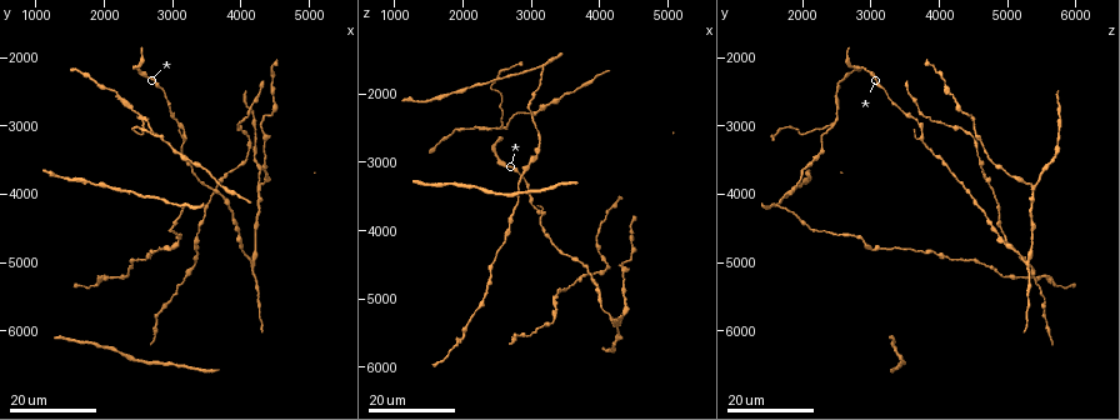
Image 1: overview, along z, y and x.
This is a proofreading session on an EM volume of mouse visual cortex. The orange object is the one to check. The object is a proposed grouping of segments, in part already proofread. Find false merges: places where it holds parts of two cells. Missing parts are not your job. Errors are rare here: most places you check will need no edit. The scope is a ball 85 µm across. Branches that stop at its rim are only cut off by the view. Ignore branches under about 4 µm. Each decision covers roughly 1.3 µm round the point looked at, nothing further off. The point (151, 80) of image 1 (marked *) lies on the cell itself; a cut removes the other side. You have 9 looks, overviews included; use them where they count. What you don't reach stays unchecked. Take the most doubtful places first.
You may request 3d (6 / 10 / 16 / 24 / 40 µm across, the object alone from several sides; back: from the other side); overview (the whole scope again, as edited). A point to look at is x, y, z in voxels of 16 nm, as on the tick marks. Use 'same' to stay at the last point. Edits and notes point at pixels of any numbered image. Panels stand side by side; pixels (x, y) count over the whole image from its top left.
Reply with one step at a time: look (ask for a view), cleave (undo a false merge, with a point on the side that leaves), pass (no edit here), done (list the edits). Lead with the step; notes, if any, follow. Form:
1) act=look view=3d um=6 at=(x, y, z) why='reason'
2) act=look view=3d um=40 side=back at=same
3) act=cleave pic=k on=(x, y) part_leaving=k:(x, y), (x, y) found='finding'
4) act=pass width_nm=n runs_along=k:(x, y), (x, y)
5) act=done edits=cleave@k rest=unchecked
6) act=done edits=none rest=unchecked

act=look view=3d um=24 at=(3800, 4000, 1800)

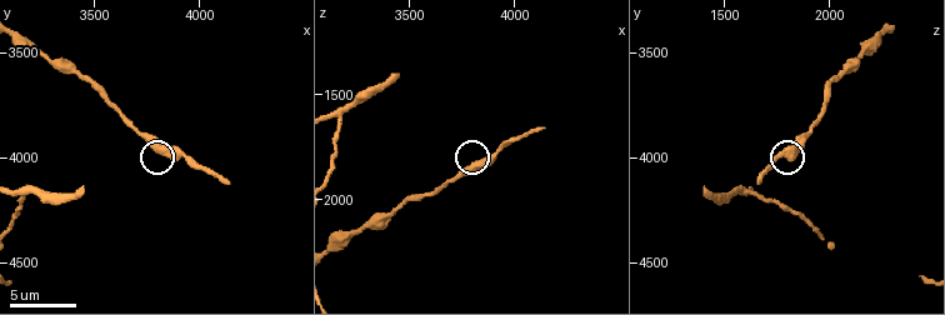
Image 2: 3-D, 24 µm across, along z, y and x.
act=look view=3d um=10 at=(3820, 3970, 1840) why='closer look'

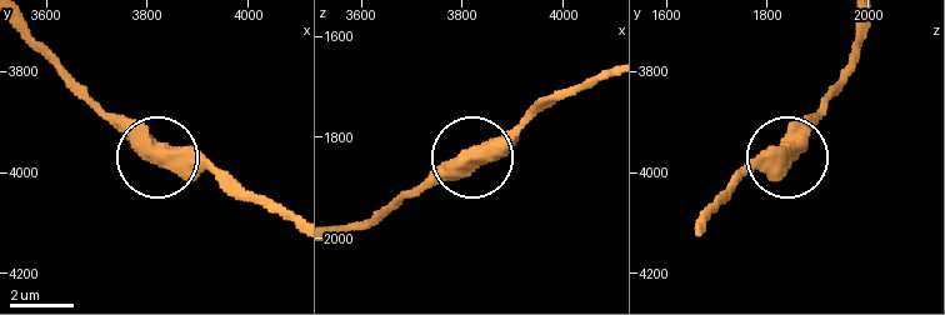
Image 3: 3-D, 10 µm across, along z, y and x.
act=look view=3d um=10 side=back at=(3810, 3965, 1830) why='other side'

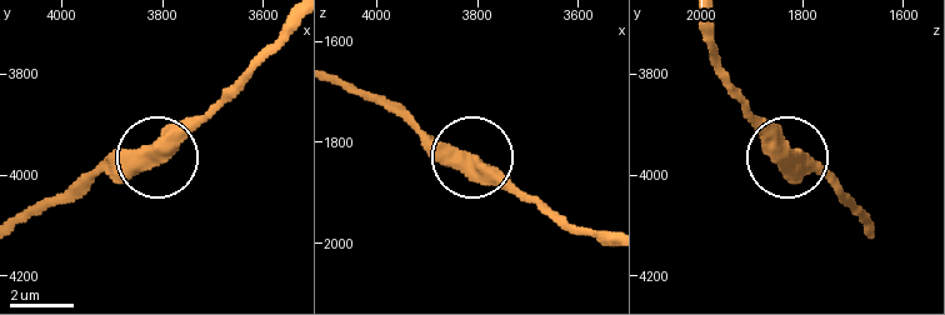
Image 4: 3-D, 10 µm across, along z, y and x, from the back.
act=pass runs_along=4:(604, 243), (564, 229), (475, 156), (435, 151), (398, 116) found='continuous, no second cell'

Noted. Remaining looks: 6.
act=look view=3d um=24 at=(4300, 3200, 4550)

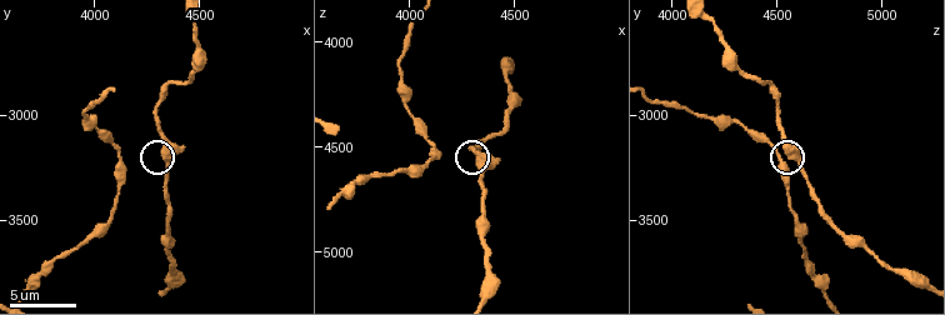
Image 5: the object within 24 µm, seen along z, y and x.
act=look view=3d um=6 at=(4330, 3190, 4570)

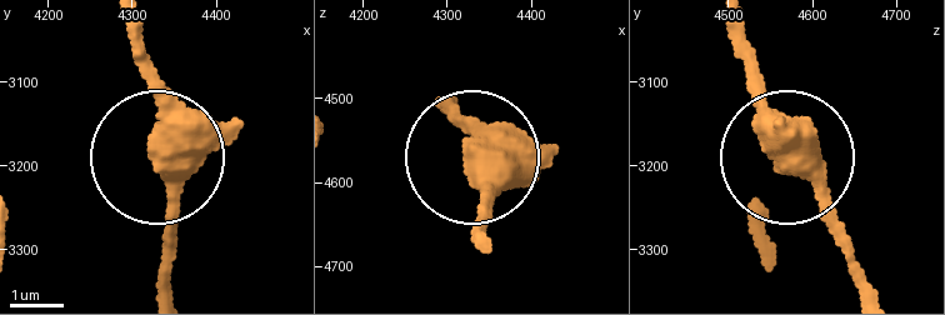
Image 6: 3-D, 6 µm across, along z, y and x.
act=pass side_arm_um=26 found='continuous, no second cell'

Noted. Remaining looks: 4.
act=look view=3d um=24 at=(2600, 4950, 4000)

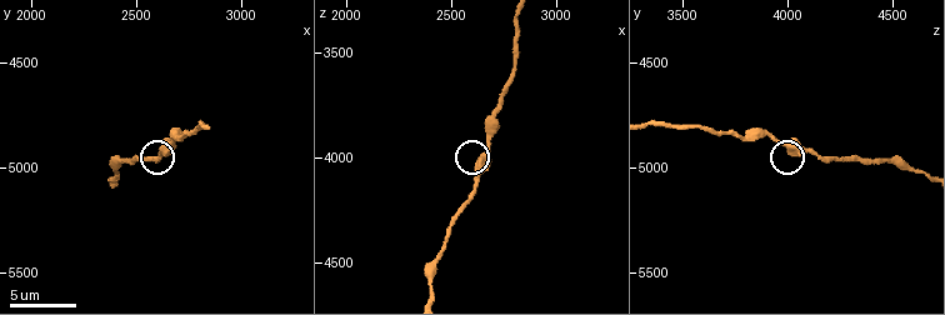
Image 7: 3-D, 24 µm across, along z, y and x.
act=look view=3d um=10 at=(2650, 4920, 4020)

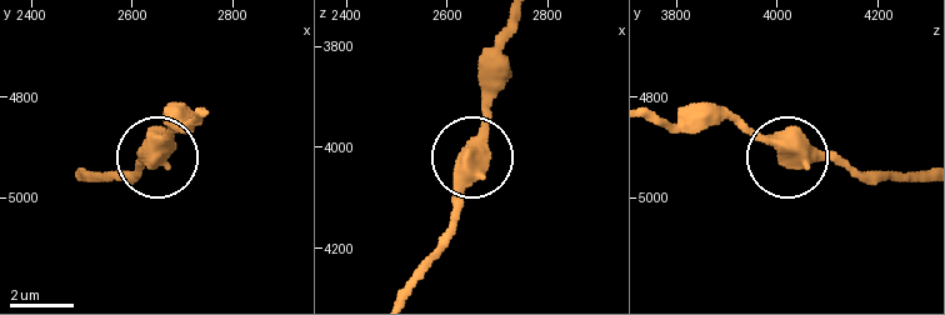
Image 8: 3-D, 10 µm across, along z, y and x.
act=pass width_nm=420 runs_along=8:(656, 115), (680, 126), (736, 120), (785, 155), (855, 166) found='one cell here'

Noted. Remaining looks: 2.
act=look view=3d um=24 at=(2100, 2450, 2500)

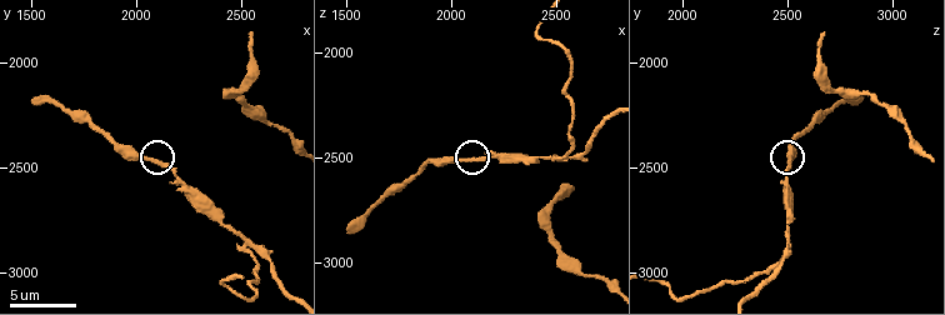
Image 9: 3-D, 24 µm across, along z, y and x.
act=look view=3d um=10 at=(2130, 2480, 2510)

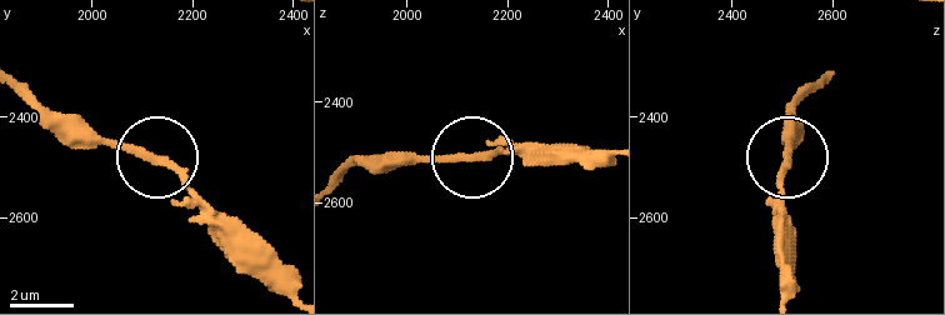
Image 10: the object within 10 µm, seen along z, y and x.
act=pass width_nm=240 found='all the same cell'

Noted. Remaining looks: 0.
act=done edits=none rest=unchecked

